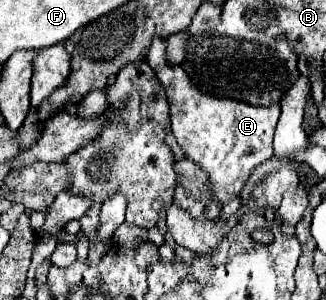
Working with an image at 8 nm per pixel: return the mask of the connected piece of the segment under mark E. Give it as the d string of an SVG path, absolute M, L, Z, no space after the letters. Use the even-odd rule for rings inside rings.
M153 38L145 60L155 70L159 82L167 90L167 98L171 104L173 136L185 156L205 170L217 202L227 204L241 192L253 168L273 156L273 132L279 120L279 106L275 104L259 108L241 100L203 94L201 90L197 90L197 86L193 86L181 66L169 64L165 50L167 38Z

